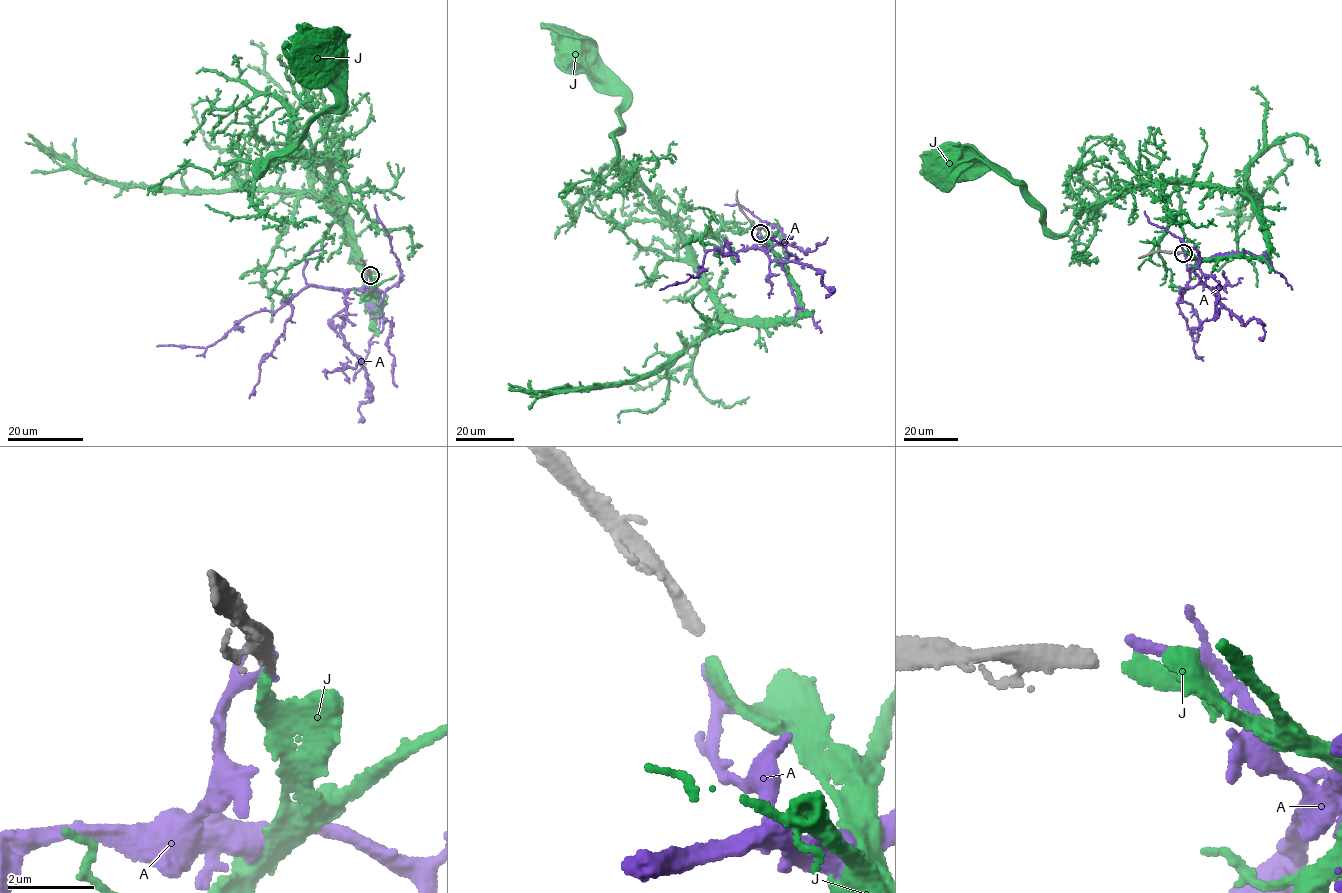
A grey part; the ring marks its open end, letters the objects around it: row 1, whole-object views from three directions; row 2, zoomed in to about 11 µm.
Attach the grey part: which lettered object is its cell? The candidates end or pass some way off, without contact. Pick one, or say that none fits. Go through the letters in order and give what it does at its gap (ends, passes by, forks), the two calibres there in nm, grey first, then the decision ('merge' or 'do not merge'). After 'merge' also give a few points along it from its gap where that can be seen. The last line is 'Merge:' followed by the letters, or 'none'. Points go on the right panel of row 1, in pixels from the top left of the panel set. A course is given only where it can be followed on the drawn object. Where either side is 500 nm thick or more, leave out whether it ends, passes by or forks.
A: it ends; calibres 300 and 260 nm; do not merge
J: it ends; calibres 300 and 320 nm; merge; course (1185, 253), (1262, 255), (1257, 205), (1229, 188), (1153, 184), (1055, 234), (1006, 173), (983, 160), (949, 161)
Merge: J

